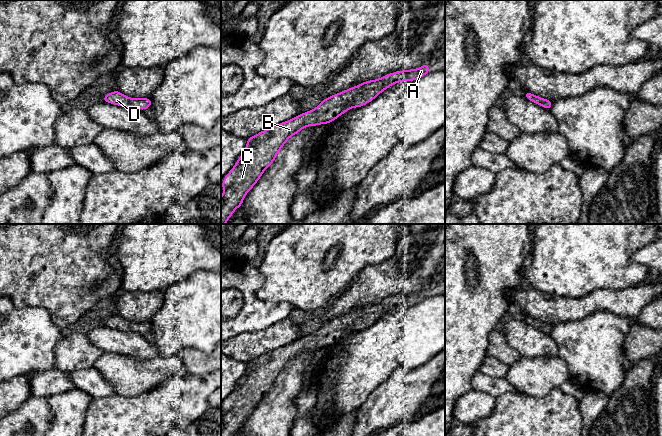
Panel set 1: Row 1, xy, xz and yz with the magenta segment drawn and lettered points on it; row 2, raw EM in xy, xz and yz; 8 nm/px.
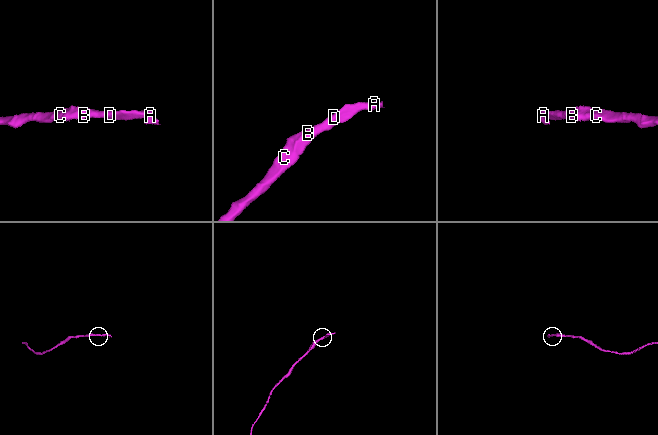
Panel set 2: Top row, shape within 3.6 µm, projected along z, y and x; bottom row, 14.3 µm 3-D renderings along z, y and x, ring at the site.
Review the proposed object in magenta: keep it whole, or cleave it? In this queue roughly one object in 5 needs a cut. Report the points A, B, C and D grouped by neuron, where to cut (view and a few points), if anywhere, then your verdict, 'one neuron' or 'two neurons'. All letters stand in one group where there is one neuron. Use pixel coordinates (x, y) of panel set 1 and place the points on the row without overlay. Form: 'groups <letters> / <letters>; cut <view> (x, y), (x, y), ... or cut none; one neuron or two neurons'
groups A B C D; cut none; one neuron

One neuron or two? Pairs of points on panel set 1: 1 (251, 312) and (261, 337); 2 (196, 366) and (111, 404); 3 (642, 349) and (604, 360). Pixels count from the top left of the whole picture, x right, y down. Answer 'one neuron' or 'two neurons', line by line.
1: two neurons
2: two neurons
3: two neurons

